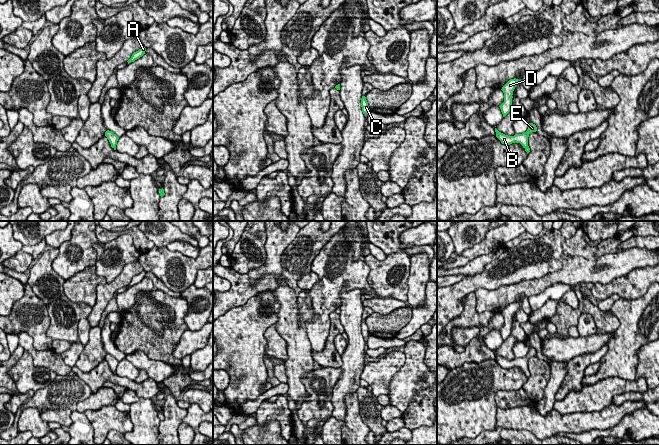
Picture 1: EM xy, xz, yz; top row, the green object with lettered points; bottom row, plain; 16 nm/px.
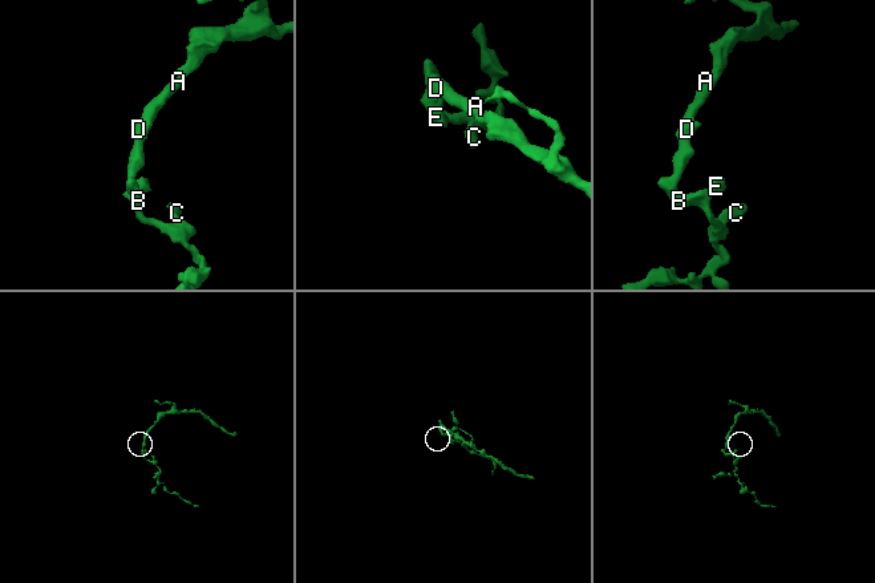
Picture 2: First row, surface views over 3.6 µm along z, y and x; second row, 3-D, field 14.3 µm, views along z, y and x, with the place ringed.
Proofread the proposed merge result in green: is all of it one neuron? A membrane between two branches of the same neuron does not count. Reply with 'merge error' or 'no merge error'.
no merge error

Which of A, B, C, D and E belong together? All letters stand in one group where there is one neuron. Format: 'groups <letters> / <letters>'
groups A B C D E

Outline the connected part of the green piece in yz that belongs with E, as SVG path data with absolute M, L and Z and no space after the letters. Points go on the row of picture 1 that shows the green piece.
M529 123L529 127L525 133L515 134L514 136L505 135L505 134L499 132L495 128L496 137L501 141L502 144L510 145L515 142L520 143L523 146L523 148L525 149L525 151L527 152L527 154L530 152L530 148L528 146L529 134L532 132L536 132L536 131L537 131L537 127L533 123Z

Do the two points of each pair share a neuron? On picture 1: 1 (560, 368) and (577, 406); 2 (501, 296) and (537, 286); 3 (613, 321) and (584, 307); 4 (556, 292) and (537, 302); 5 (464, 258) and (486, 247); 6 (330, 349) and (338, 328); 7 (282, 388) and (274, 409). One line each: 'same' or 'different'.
1: different
2: same
3: same
4: same
5: same
6: same
7: same

